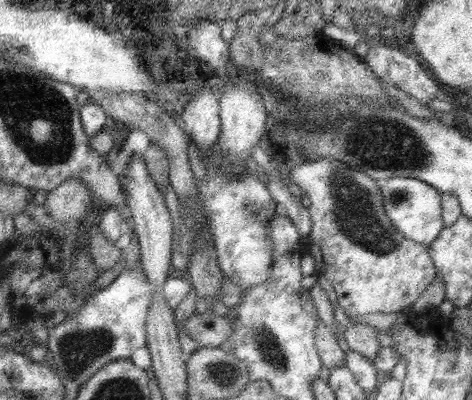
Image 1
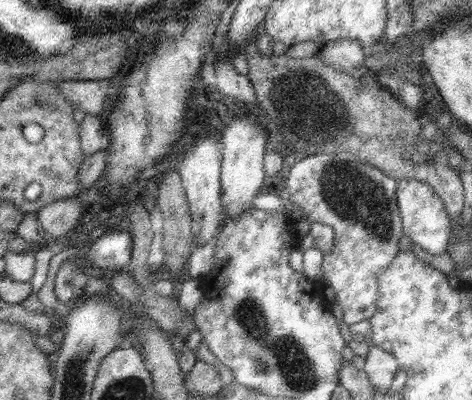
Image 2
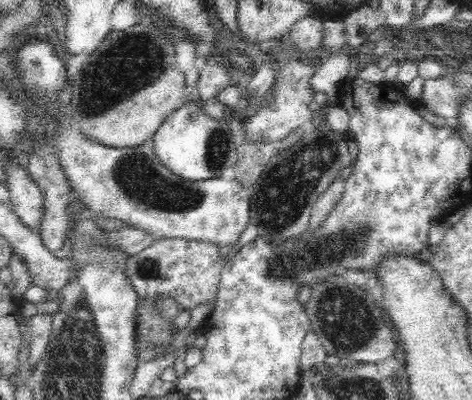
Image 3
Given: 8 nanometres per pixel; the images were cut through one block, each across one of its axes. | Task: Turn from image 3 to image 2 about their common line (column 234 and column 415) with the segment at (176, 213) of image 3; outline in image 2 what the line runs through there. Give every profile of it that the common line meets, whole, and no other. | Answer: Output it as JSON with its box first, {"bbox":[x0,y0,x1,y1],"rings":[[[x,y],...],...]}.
{"bbox":[395,178,451,256],"rings":[[[413,178],[399,180],[395,196],[397,196],[397,206],[399,206],[399,216],[403,222],[403,236],[409,238],[409,242],[421,248],[425,254],[433,254],[433,256],[443,254],[451,236],[451,222],[445,212],[443,200],[433,192],[431,186],[427,186],[425,182],[417,182]]]}

